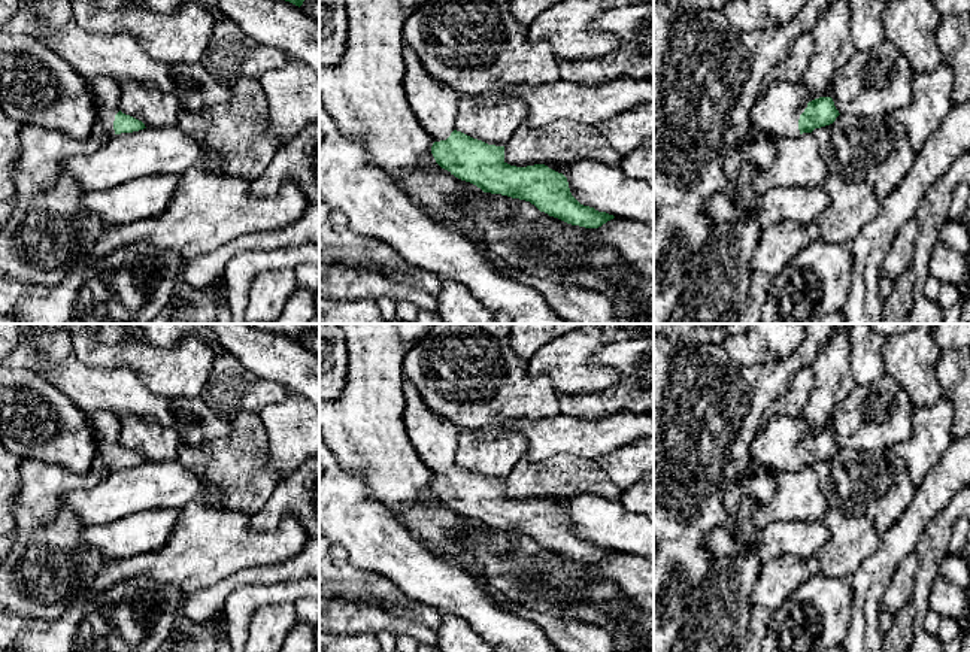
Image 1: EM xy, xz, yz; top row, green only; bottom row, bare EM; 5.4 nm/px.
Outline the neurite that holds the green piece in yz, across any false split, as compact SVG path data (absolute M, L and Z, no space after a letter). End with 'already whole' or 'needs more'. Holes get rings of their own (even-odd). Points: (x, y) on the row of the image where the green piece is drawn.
M772 81L752 106L751 122L775 136L797 137L833 124L839 115L831 97L809 101L803 81Z; needs more

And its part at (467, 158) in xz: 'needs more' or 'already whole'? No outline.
needs more

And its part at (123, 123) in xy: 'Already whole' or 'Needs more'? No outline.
Needs more

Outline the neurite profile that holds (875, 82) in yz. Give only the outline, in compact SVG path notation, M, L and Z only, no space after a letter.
M883 40L870 51L854 51L834 75L831 98L839 113L892 115L910 103L913 78L907 58Z

